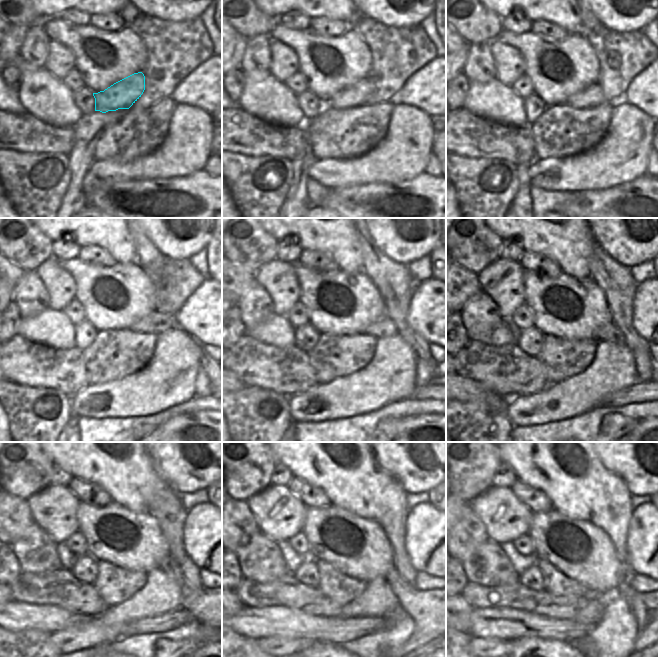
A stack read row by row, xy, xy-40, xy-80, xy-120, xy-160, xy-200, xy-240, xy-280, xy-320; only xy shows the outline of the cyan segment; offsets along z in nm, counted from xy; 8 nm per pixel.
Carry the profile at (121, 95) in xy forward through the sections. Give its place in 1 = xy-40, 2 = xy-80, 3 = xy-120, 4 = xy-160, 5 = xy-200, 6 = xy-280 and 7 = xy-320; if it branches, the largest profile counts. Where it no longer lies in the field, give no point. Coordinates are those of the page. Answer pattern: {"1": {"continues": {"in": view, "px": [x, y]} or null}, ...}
{"1": {"continues": {"in": "xy-40", "px": [356, 95]}}, "2": {"continues": {"in": "xy-80", "px": [592, 96]}}, "3": {"continues": {"in": "xy-120", "px": [155, 322]}}, "4": {"continues": {"in": "xy-160", "px": [384, 327]}}, "5": {"continues": {"in": "xy-200", "px": [609, 332]}}, "6": {"continues": {"in": "xy-280", "px": [425, 608]}}, "7": {"continues": {"in": "xy-320", "px": [649, 609]}}}

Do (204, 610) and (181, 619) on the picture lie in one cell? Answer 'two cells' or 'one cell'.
two cells

